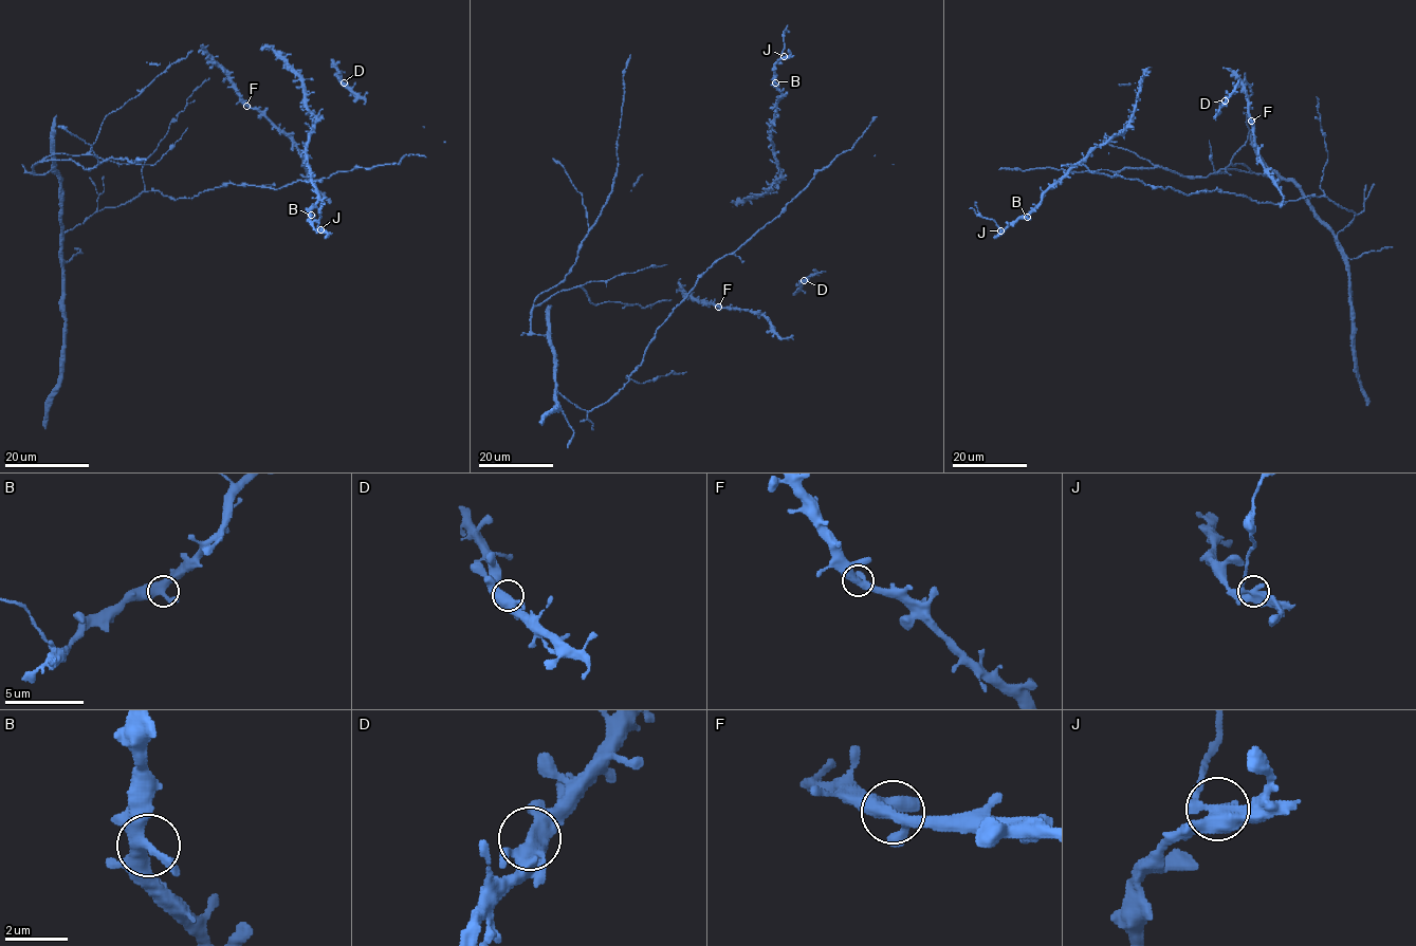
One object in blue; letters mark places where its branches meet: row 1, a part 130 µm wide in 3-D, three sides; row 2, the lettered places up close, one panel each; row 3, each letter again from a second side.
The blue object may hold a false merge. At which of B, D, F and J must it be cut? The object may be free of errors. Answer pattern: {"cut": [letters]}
{"cut": ["J"]}

